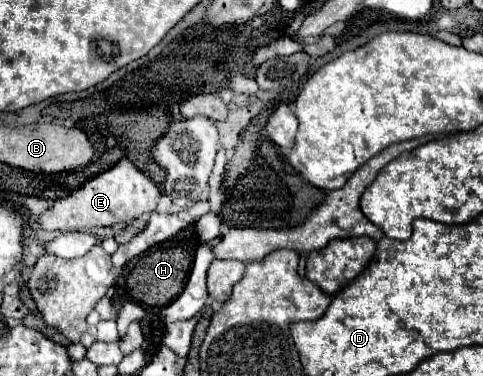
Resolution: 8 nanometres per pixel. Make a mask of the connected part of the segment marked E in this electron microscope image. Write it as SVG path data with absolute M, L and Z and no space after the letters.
M120 159L112 169L96 175L80 189L74 189L68 197L58 199L50 211L40 217L40 225L46 231L74 231L92 227L112 227L118 223L128 223L144 213L152 213L160 201L162 193L158 185L130 159Z

